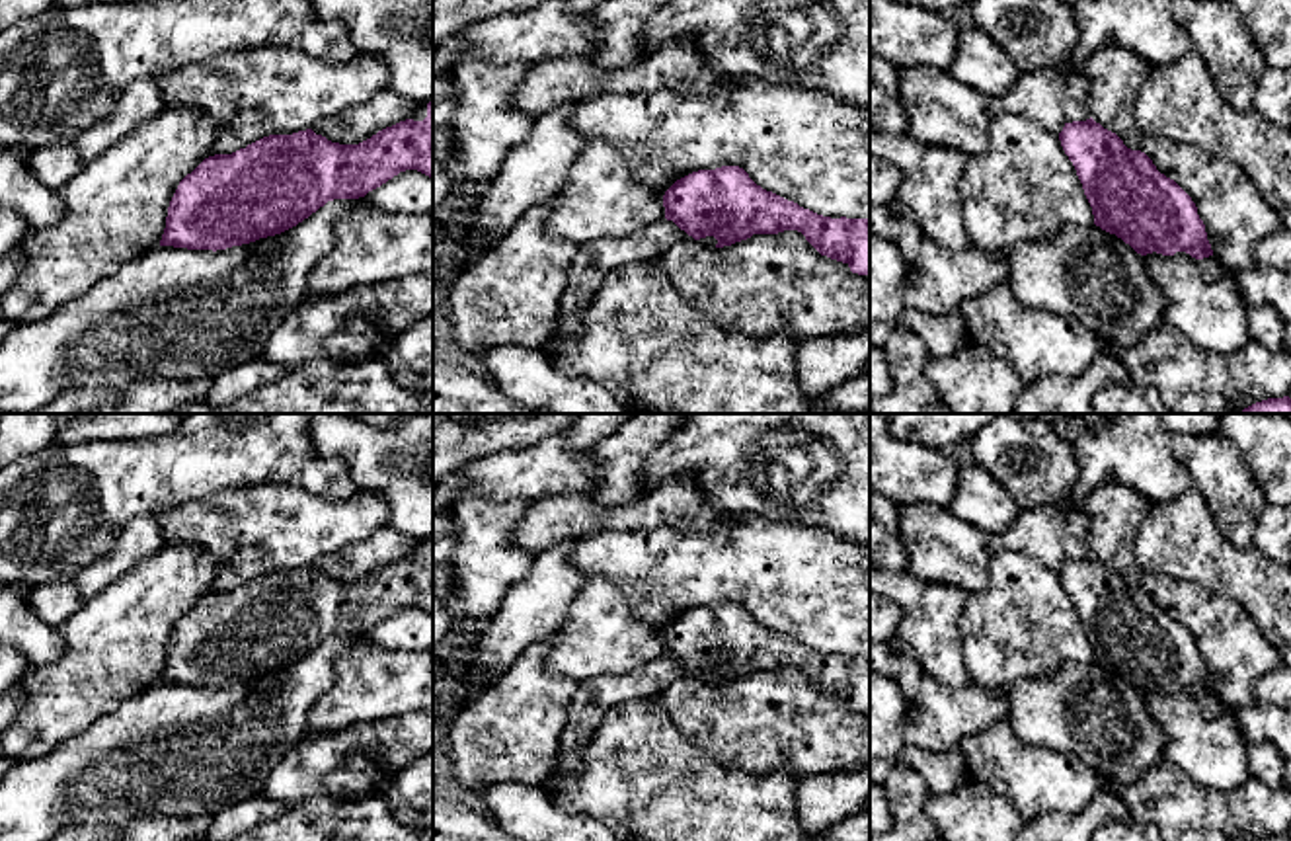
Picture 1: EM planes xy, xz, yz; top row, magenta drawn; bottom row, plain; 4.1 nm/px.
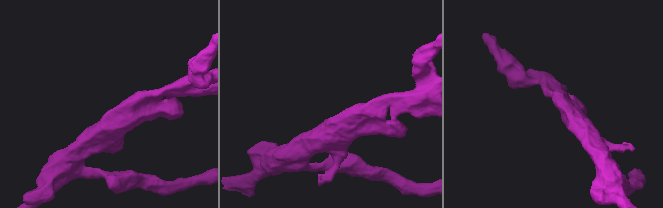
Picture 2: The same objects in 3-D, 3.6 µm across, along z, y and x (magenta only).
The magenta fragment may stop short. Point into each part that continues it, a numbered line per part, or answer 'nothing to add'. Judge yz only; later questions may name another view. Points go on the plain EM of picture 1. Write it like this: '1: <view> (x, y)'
1: yz (1114, 512)

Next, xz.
1: xz (595, 697)

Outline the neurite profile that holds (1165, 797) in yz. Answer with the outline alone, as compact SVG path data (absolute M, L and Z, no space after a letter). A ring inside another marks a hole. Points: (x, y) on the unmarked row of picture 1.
M1160 761L1137 782L1112 782L1108 788L1127 804L1131 818L1156 825L1164 841L1256 841L1291 829L1291 786L1270 788L1252 777L1236 788L1211 790Z

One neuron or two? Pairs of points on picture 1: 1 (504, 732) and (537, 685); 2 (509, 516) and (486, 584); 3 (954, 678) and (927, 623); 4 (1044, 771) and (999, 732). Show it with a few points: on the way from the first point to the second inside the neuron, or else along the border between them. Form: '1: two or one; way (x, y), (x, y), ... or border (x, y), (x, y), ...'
1: one; way (515, 720), (525, 711), (529, 697)
2: one; way (492, 533), (486, 539), (486, 566)
3: one; way (944, 664), (935, 637)
4: one; way (1032, 767), (1009, 744)

